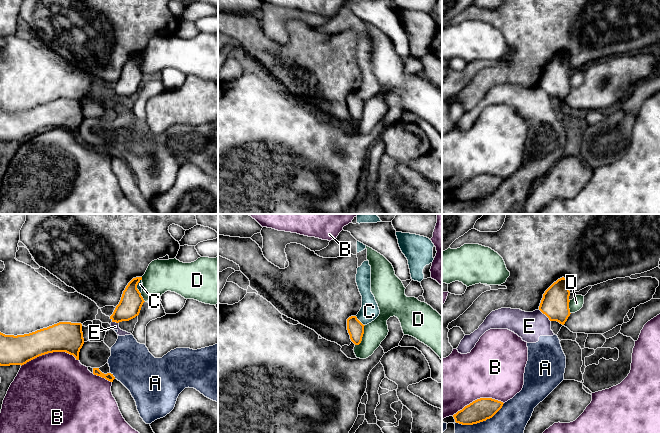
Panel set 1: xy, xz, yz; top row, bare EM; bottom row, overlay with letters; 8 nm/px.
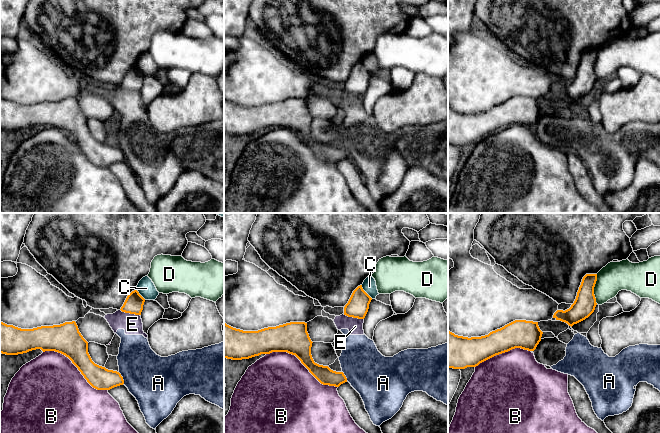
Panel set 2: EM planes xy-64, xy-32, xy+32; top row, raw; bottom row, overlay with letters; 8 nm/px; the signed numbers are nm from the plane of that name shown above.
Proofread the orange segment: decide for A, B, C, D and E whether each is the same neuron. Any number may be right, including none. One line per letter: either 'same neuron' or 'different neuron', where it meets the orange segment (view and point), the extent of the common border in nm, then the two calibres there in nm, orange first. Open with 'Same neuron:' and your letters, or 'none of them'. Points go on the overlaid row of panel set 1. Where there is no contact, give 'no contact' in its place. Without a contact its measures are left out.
Same neuron: none of them
A: different neuron; meets orange in yz at (480, 421); contact 420 nm long; 180 nm thick on the orange side, 240 nm on the other
B: different neuron; meets orange in xy at (49, 352); contact 460 nm long; 240 nm thick on the orange side, 480 nm on the other
C: different neuron; meets orange in xz at (359, 321); contact 110 nm long; 130 nm thick on the orange side, 150 nm on the other
D: different neuron; meets orange in xz at (362, 336); contact 190 nm long; 130 nm thick on the orange side, 180 nm on the other
E: different neuron; meets orange in yz at (545, 314); contact 140 nm long; 220 nm thick on the orange side, 220 nm on the other

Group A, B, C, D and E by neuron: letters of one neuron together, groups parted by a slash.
A C E / B / D

